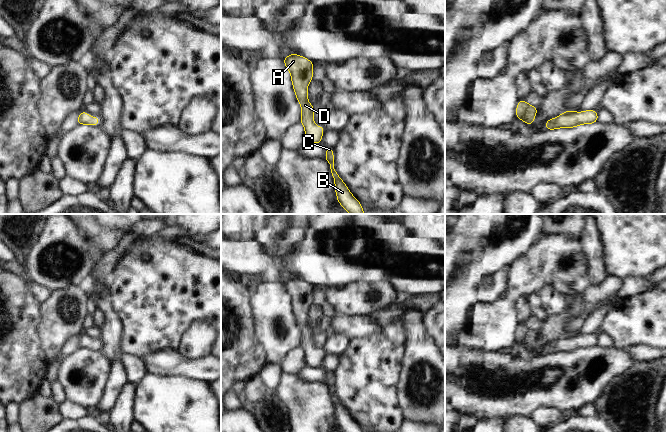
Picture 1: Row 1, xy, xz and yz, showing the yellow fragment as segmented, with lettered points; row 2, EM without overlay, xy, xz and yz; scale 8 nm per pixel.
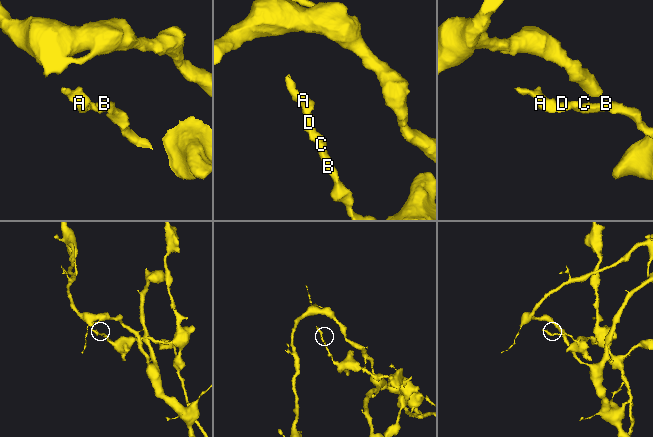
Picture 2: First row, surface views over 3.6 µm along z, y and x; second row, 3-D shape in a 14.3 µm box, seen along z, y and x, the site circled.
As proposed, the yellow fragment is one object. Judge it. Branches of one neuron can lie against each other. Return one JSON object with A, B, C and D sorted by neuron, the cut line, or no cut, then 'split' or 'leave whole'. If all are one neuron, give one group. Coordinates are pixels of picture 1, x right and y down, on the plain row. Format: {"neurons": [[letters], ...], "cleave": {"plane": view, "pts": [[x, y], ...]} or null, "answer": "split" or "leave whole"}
{"neurons": [["A", "B", "C", "D"]], "cleave": null, "answer": "leave whole"}

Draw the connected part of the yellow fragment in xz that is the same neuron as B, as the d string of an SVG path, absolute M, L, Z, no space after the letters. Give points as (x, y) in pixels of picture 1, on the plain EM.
M326 370L326 383L330 389L331 397L335 406L335 416L339 428L343 432L362 432L361 427L351 418L346 408L342 405L341 401L334 393L334 379L333 371Z

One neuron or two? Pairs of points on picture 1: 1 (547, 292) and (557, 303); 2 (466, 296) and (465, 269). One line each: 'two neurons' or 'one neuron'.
1: one neuron
2: one neuron

